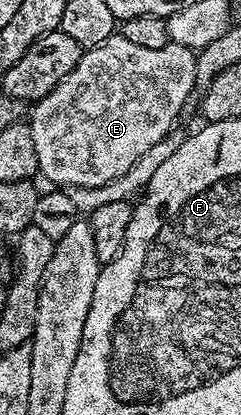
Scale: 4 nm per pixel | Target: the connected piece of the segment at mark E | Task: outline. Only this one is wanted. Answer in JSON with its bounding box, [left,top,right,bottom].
[29,35,197,188]

